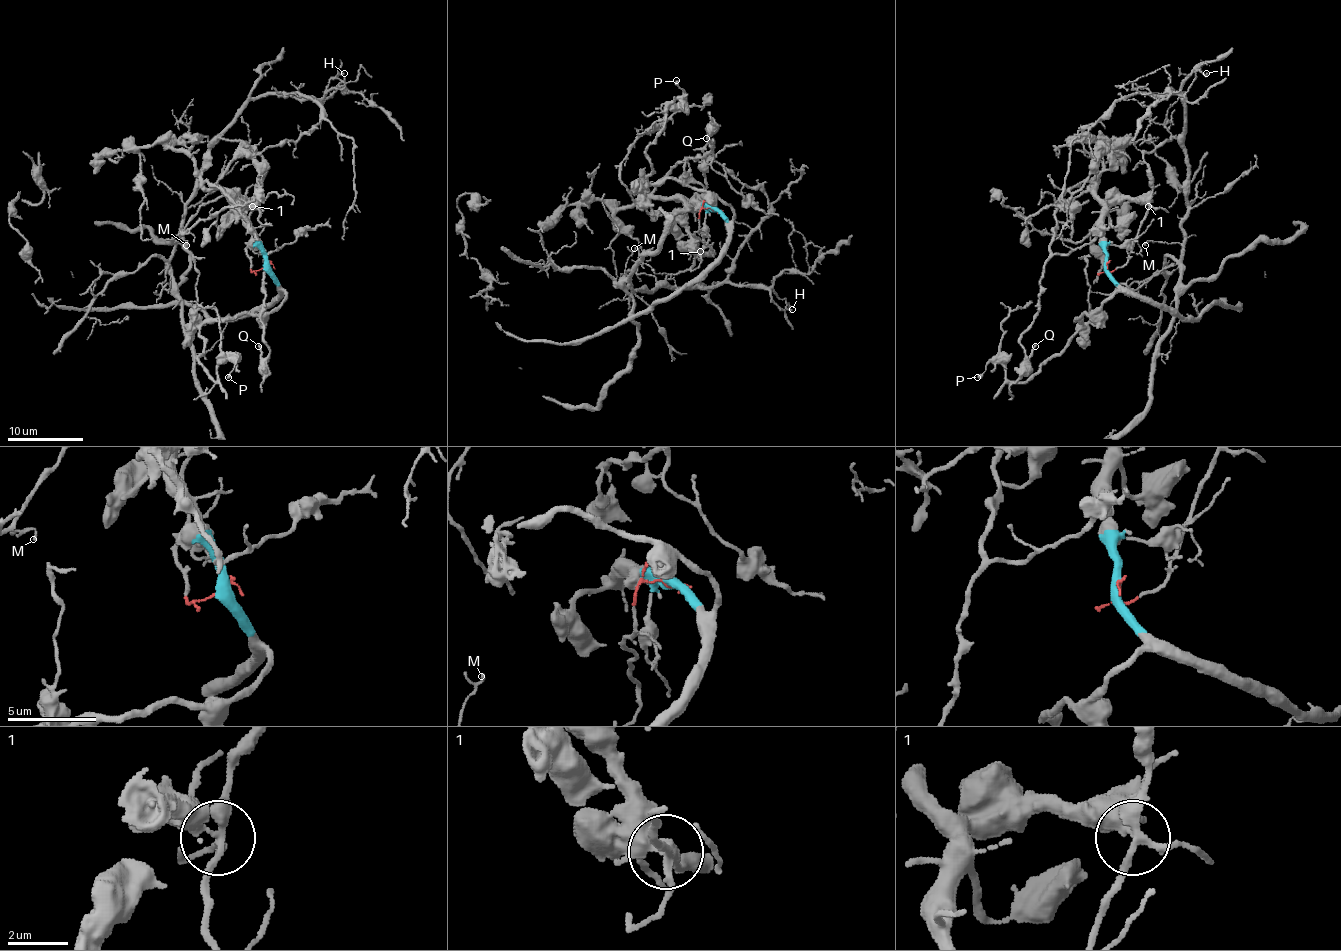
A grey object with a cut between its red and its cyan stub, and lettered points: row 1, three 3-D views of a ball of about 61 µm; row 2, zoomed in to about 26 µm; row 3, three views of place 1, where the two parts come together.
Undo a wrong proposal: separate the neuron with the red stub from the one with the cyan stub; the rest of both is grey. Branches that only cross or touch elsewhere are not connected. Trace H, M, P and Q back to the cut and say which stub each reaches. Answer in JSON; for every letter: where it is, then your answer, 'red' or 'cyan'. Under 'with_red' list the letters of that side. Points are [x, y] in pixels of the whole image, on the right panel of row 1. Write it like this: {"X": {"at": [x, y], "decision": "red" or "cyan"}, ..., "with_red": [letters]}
{"H": {"at": [1206, 73], "decision": "red"}, "M": {"at": [1145, 245], "decision": "red"}, "P": {"at": [977, 377], "decision": "cyan"}, "Q": {"at": [1035, 346], "decision": "cyan"}, "with_red": ["H", "M"]}

